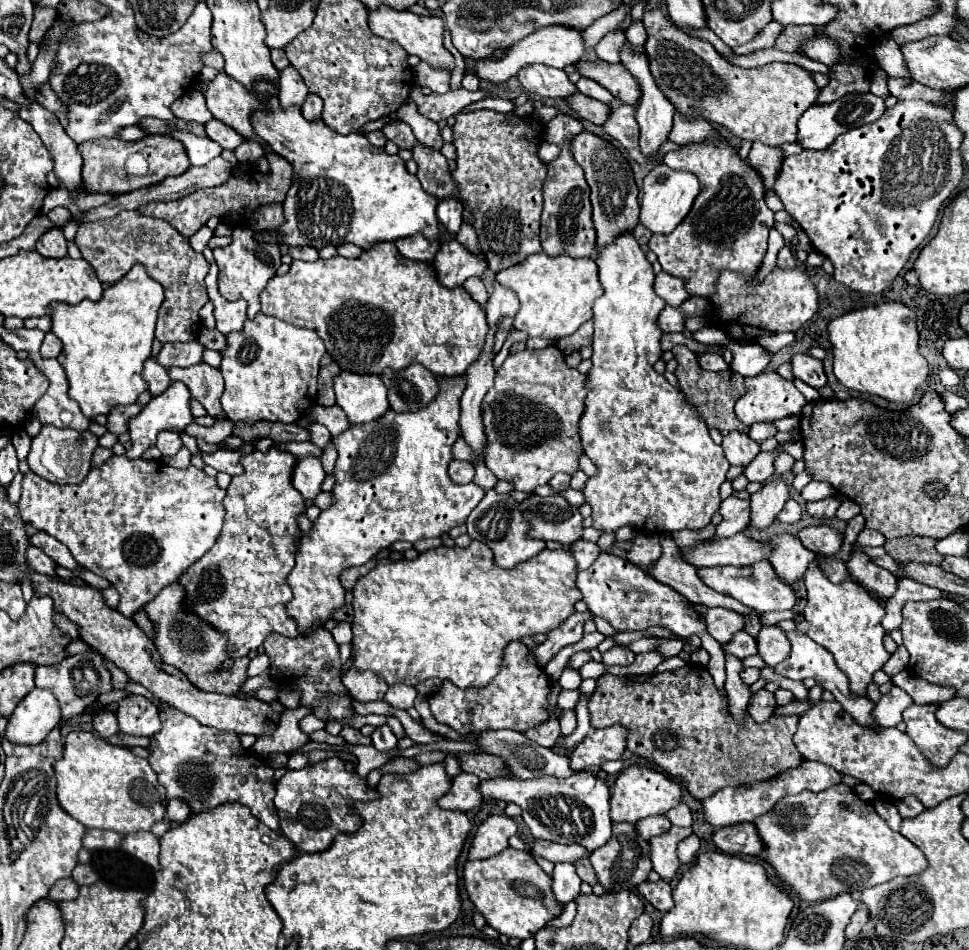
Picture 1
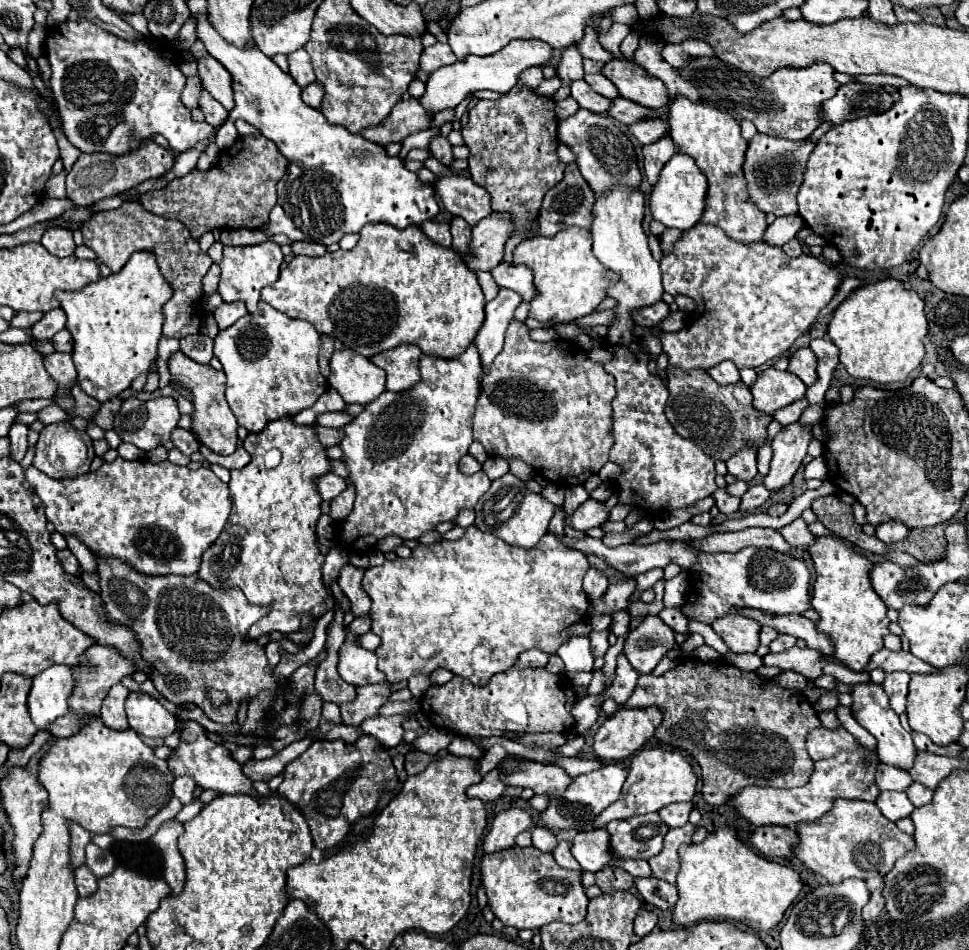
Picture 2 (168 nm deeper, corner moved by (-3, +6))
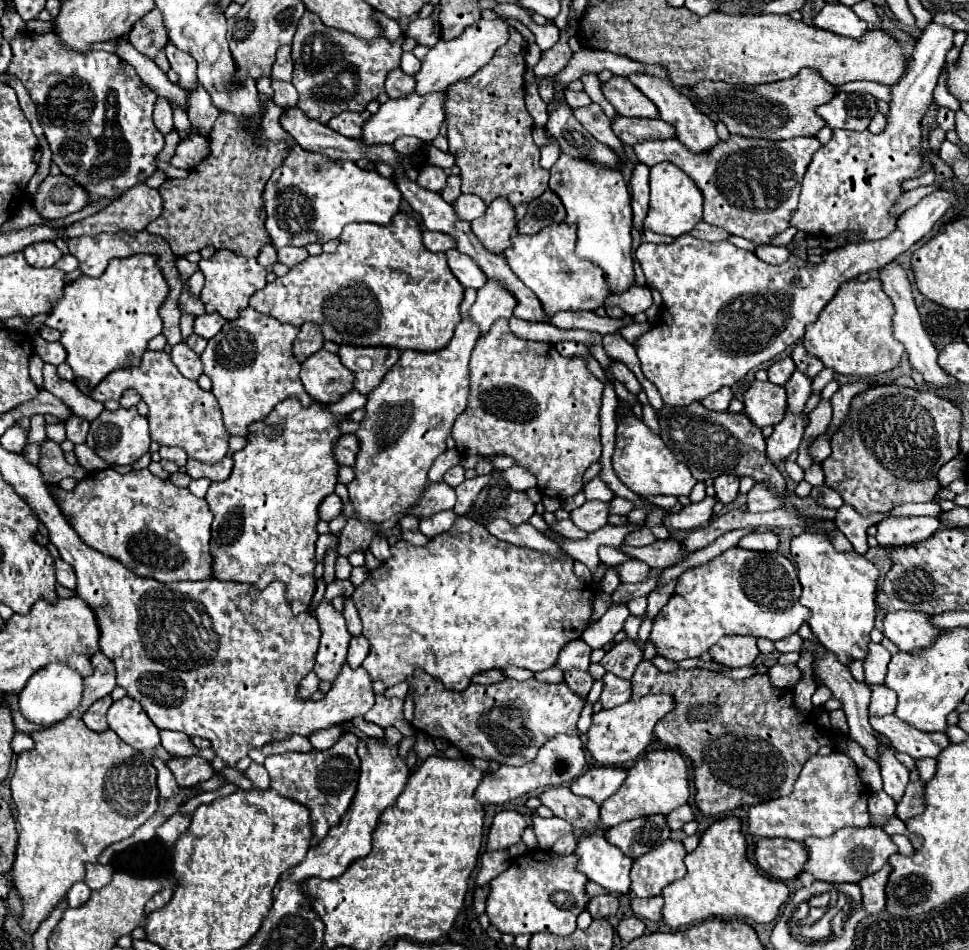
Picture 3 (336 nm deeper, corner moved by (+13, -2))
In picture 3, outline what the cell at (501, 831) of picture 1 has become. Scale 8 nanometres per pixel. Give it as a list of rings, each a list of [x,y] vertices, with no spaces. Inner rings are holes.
[[[506,810],[494,816],[494,822],[490,826],[488,832],[488,840],[486,840],[486,850],[506,850],[512,844],[520,842],[522,832],[526,828],[526,820],[522,818],[520,812],[514,810]]]

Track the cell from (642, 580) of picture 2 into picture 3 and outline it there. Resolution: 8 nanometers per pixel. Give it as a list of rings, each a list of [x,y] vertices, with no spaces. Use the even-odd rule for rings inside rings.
[[[640,560],[624,562],[624,564],[616,566],[616,570],[618,570],[620,578],[628,580],[628,582],[644,582],[644,578],[648,578],[648,574],[650,574],[650,566]]]

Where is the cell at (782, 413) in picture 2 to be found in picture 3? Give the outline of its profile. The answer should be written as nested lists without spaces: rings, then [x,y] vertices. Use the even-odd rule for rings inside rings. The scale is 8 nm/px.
[[[794,372],[792,378],[788,380],[788,384],[784,386],[786,392],[788,392],[788,408],[786,412],[802,412],[804,410],[804,404],[806,400],[810,398],[812,390],[810,390],[810,378],[806,378],[802,372]]]

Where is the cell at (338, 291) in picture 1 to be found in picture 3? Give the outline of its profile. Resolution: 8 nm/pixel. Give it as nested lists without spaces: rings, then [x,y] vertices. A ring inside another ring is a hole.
[[[400,212],[390,226],[380,224],[348,224],[342,230],[340,246],[332,254],[308,256],[304,262],[290,268],[290,272],[274,282],[266,284],[250,298],[250,308],[264,312],[280,322],[302,326],[304,322],[316,322],[322,328],[324,340],[332,340],[338,346],[392,346],[398,350],[436,352],[448,346],[454,326],[462,322],[460,302],[464,286],[452,278],[444,252],[430,252],[422,244],[418,222]]]

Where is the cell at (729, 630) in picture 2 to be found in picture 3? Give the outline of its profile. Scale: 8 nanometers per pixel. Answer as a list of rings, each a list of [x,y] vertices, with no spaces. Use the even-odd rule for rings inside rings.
[[[724,636],[708,652],[714,662],[732,668],[750,666],[754,658],[760,654],[756,648],[756,638],[752,636]]]

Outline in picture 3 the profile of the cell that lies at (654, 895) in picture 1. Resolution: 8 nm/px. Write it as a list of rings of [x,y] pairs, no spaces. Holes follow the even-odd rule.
[[[632,896],[632,900],[630,900],[630,906],[632,906],[636,916],[648,918],[648,920],[654,920],[654,922],[658,922],[662,918],[662,912],[660,912],[662,904],[664,904],[662,896],[652,896],[652,898],[636,898],[636,896]]]

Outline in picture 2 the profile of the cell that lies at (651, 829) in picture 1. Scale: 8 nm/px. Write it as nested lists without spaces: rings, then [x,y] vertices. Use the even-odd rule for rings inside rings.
[[[692,802],[668,804],[668,806],[664,806],[658,814],[662,816],[662,820],[664,820],[670,828],[676,828],[676,826],[684,826],[684,824],[688,822],[688,816],[690,816],[692,808],[694,808]]]

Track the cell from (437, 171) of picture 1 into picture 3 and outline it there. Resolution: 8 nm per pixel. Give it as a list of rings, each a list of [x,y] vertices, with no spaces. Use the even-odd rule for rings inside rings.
[[[460,194],[454,202],[452,202],[452,208],[456,210],[458,218],[464,220],[464,222],[472,222],[476,218],[480,218],[484,212],[486,212],[486,204],[476,198],[476,196],[470,196],[470,194]]]

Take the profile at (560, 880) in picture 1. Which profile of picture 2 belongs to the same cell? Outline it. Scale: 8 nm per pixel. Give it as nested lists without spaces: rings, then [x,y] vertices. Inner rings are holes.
[[[558,842],[558,846],[554,848],[552,854],[554,854],[554,858],[556,858],[556,862],[558,862],[560,866],[570,868],[570,870],[580,870],[580,864],[578,864],[576,858],[572,856],[570,848],[572,848],[572,842]]]

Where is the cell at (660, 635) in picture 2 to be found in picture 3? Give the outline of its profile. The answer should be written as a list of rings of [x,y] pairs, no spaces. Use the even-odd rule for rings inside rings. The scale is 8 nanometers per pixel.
[[[626,638],[608,650],[600,660],[600,664],[604,666],[606,672],[630,680],[640,660],[644,660],[644,652],[638,644],[638,638]]]

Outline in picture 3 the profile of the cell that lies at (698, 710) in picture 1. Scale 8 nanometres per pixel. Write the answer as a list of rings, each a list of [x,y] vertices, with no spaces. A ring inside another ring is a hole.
[[[650,660],[640,662],[632,676],[632,696],[648,696],[662,692],[672,694],[676,706],[656,724],[654,736],[666,748],[680,750],[692,760],[696,786],[694,802],[698,810],[706,816],[716,816],[722,812],[736,810],[740,806],[760,804],[766,800],[788,796],[804,762],[814,756],[822,744],[836,748],[832,736],[820,732],[816,722],[812,722],[810,714],[796,714],[796,708],[792,704],[792,692],[774,688],[768,682],[766,674],[756,674],[746,680],[730,680],[706,668],[660,672]]]

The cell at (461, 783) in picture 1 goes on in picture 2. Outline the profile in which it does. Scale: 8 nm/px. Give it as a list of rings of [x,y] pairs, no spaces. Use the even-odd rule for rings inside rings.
[[[492,770],[490,774],[486,774],[482,778],[482,782],[468,788],[468,796],[470,798],[480,798],[482,802],[492,802],[492,800],[496,800],[496,798],[500,798],[504,794],[504,788],[506,788],[506,784],[500,778],[500,772]]]

